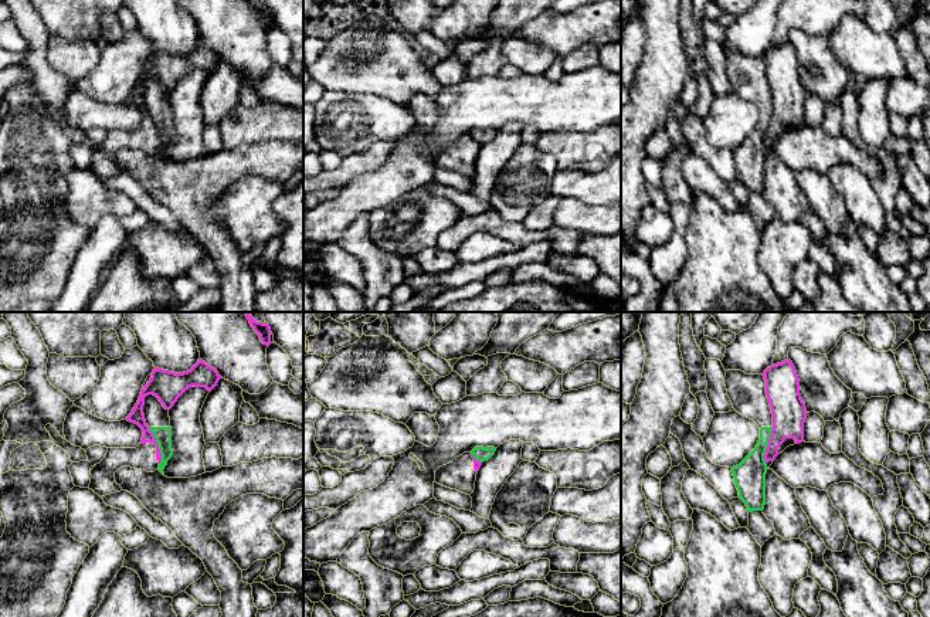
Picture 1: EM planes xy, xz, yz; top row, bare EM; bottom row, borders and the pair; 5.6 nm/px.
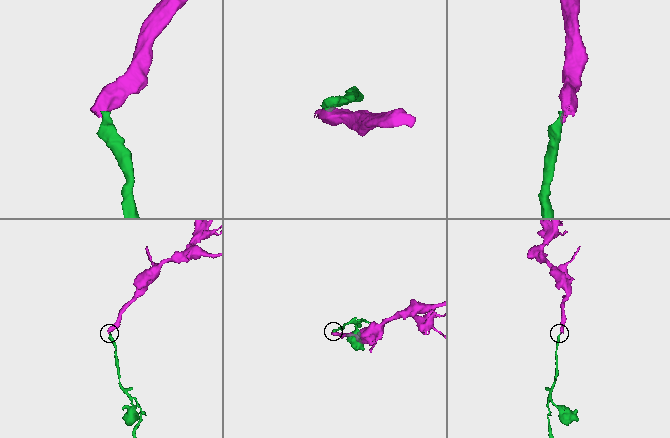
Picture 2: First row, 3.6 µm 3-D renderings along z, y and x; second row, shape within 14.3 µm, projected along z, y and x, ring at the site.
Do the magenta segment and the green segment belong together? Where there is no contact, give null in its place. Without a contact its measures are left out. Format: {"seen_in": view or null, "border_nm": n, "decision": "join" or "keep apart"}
{"seen_in": "xy", "border_nm": 220, "decision": "keep apart"}

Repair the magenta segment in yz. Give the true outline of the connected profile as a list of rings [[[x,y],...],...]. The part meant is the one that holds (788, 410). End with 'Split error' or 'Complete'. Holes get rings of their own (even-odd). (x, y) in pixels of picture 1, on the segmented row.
[[[790,359],[771,365],[763,373],[766,394],[773,414],[773,430],[764,454],[767,468],[787,447],[804,441],[805,403],[800,380]]]. Split error

